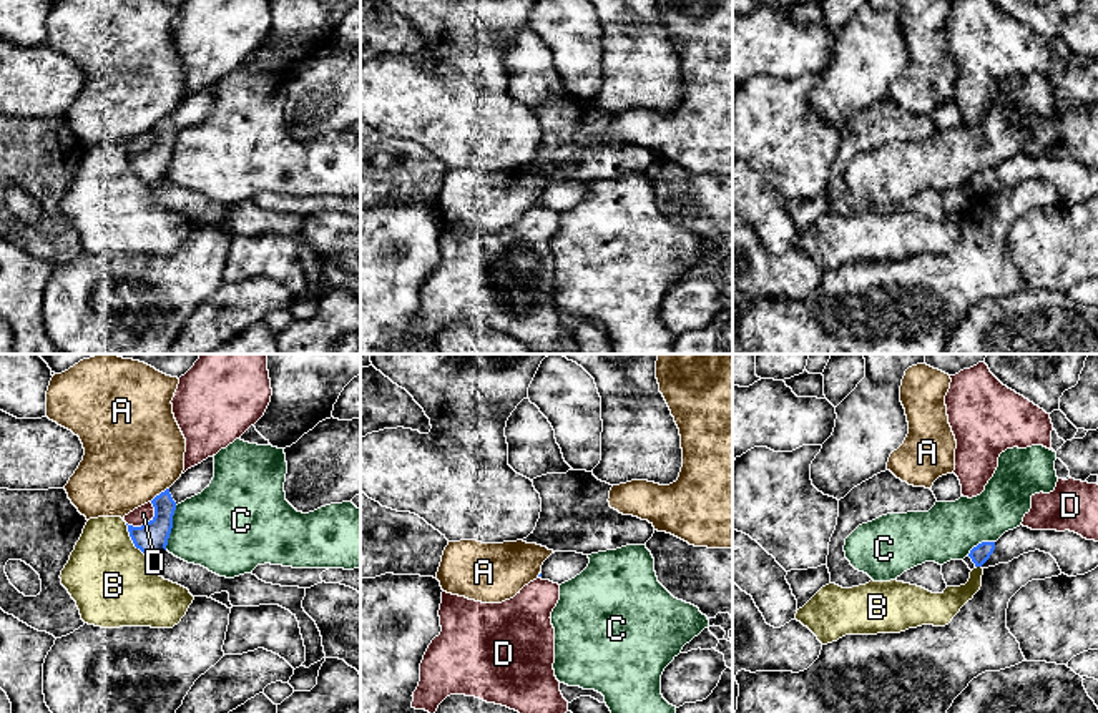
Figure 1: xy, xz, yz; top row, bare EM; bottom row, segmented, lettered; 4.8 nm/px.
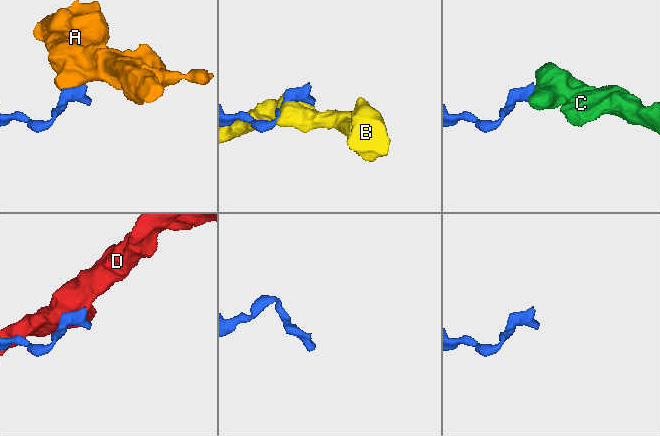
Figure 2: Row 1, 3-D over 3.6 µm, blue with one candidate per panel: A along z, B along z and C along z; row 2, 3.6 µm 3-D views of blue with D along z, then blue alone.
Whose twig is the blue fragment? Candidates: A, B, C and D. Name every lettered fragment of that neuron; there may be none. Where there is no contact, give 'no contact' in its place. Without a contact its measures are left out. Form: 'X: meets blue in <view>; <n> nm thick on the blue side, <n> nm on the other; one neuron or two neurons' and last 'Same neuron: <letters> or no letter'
A: meets blue in xy; 150 nm thick on the blue side, 480 nm on the other; two neurons
B: meets blue in xy; 150 nm thick on the blue side, 400 nm on the other; two neurons
C: meets blue in xy; 150 nm thick on the blue side, 420 nm on the other; two neurons
D: meets blue in xy; 150 nm thick on the blue side, 90 nm on the other; two neurons
Same neuron: no letter

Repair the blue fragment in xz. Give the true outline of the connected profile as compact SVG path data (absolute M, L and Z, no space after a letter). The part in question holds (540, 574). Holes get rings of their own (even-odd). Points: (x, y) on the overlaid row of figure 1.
M555 552L542 565L540 578L565 583L580 575L590 563L588 555L576 552Z

